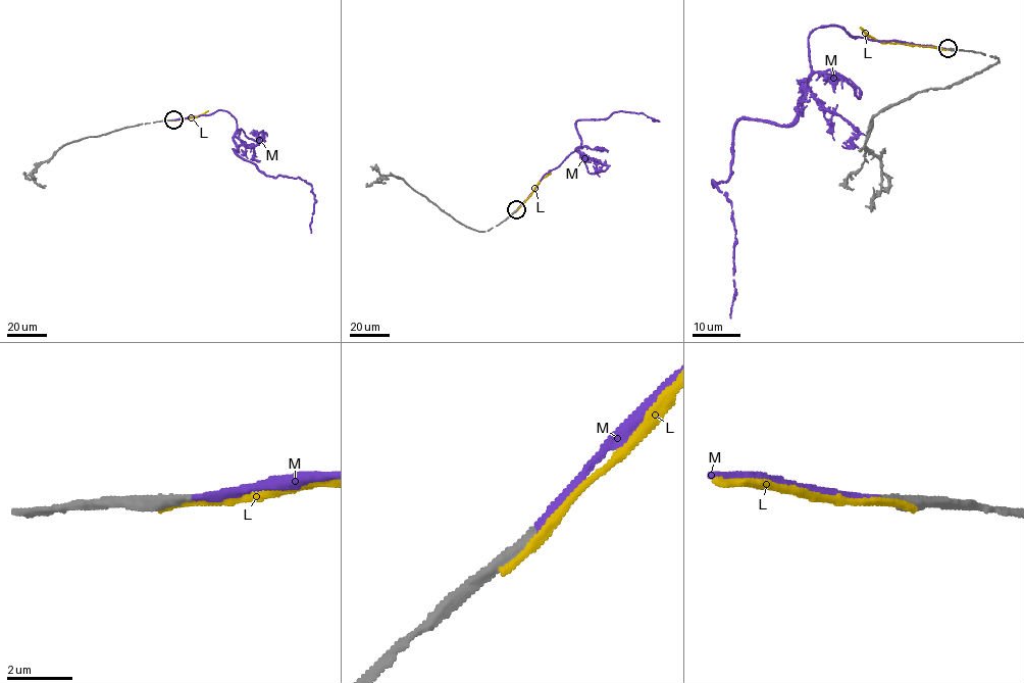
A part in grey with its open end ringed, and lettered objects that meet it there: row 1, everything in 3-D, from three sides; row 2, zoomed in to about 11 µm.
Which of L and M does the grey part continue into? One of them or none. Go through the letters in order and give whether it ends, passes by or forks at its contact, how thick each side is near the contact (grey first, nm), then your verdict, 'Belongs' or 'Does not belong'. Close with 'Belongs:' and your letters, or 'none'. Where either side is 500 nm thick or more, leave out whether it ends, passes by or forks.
L: It ends there. Thickness 460 nm (grey) against 300 nm. Does not belong
M: It ends there. Thickness 300 nm (grey) against 180 nm. Belongs
Belongs: M

